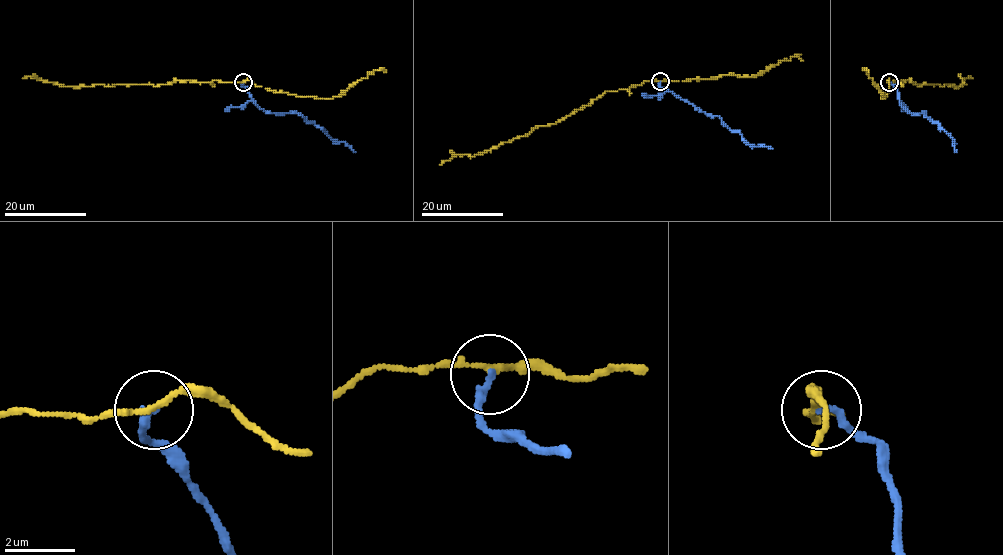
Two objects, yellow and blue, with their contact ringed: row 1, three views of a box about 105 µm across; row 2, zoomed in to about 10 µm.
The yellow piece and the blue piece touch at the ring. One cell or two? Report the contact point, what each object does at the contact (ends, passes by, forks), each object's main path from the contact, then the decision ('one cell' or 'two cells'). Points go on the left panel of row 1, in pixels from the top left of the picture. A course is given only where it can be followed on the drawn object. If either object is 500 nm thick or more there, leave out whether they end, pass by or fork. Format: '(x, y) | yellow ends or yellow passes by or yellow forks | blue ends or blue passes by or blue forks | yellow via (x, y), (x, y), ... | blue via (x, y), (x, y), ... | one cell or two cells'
(243, 82) | yellow passes by | blue ends | yellow via (242, 82), (174, 81), (156, 86), (97, 84), (71, 87), (31, 77), (23, 78) | blue via (242, 82), (241, 85), (259, 107), (273, 113), (299, 113), (322, 128), (332, 139), (346, 143), (356, 151) | two cells

